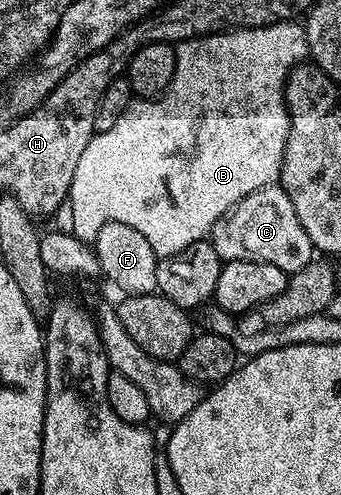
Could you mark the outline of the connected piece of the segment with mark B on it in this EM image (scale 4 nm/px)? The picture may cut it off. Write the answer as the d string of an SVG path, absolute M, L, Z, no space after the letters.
M287 20L270 26L255 25L244 29L232 29L229 33L211 33L208 37L195 37L192 41L181 42L176 49L176 71L165 93L157 99L131 101L124 115L116 119L116 124L110 130L95 133L88 147L84 147L84 155L80 155L80 163L76 163L76 175L72 175L72 187L68 198L69 232L79 237L81 241L93 243L96 235L100 235L100 227L104 227L104 223L109 221L128 223L128 227L136 227L136 231L140 231L140 235L144 235L144 239L152 243L152 251L159 259L171 257L176 255L176 251L184 251L184 247L209 238L210 230L215 223L248 195L252 195L252 191L260 191L275 184L282 176L284 147L288 143L290 130L290 116L286 110L286 76L295 65L305 62L308 57L305 28L301 24L294 24Z

